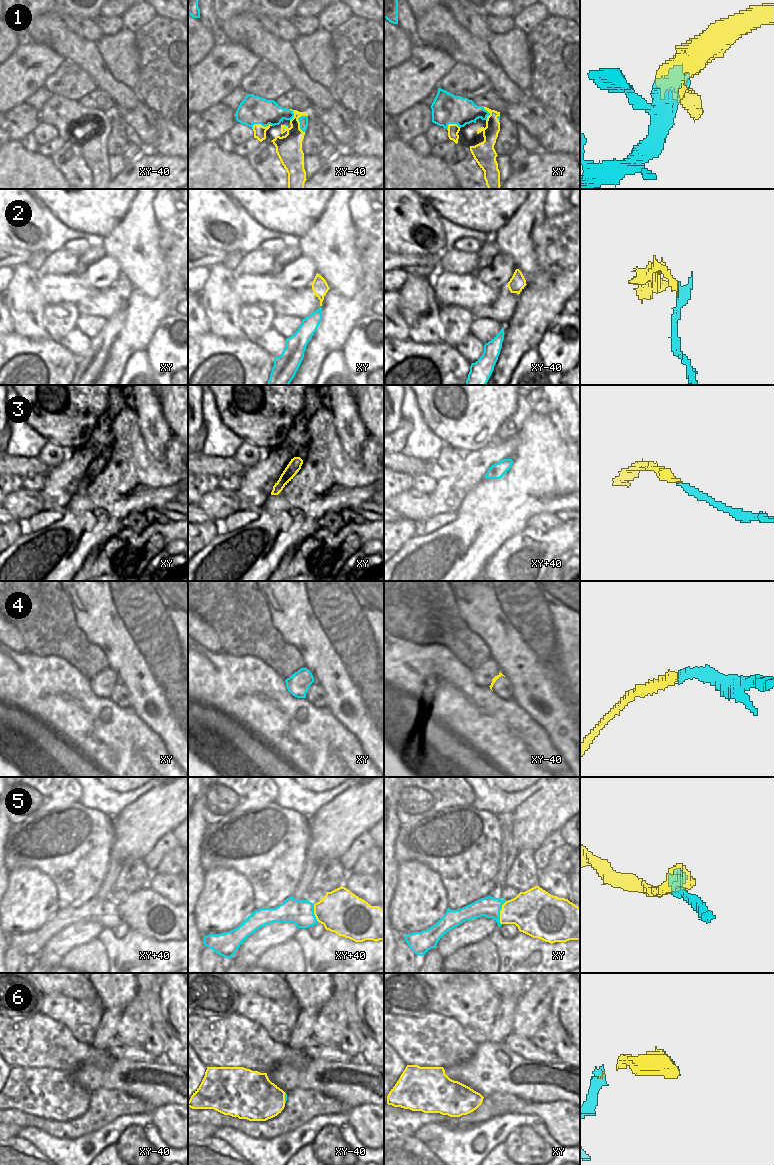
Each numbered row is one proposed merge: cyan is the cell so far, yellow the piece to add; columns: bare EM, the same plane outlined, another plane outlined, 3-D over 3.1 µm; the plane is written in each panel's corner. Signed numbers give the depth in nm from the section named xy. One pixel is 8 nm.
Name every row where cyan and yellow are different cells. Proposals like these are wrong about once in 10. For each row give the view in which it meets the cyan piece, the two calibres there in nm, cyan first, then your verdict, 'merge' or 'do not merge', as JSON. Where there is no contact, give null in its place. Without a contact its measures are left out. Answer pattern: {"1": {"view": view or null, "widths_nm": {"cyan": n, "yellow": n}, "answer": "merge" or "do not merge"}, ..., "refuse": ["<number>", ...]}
{"1": {"view": "xy-40", "widths_nm": {"cyan": 70, "yellow": 200}, "answer": "merge"}, "2": {"view": null, "answer": "do not merge"}, "3": {"view": null, "answer": "merge"}, "4": {"view": null, "answer": "merge"}, "5": {"view": "xy", "widths_nm": {"cyan": 170, "yellow": 320}, "answer": "merge"}, "6": {"view": "xy-40", "widths_nm": {"cyan": 20, "yellow": 380}, "answer": "merge"}, "refuse": ["2"]}

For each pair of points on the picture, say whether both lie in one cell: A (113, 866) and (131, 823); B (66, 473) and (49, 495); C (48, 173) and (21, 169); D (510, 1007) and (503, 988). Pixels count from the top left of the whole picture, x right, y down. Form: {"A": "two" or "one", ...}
{"A": "two", "B": "one", "C": "one", "D": "two"}

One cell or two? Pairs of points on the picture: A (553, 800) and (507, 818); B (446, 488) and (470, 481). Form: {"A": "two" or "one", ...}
{"A": "two", "B": "one"}

